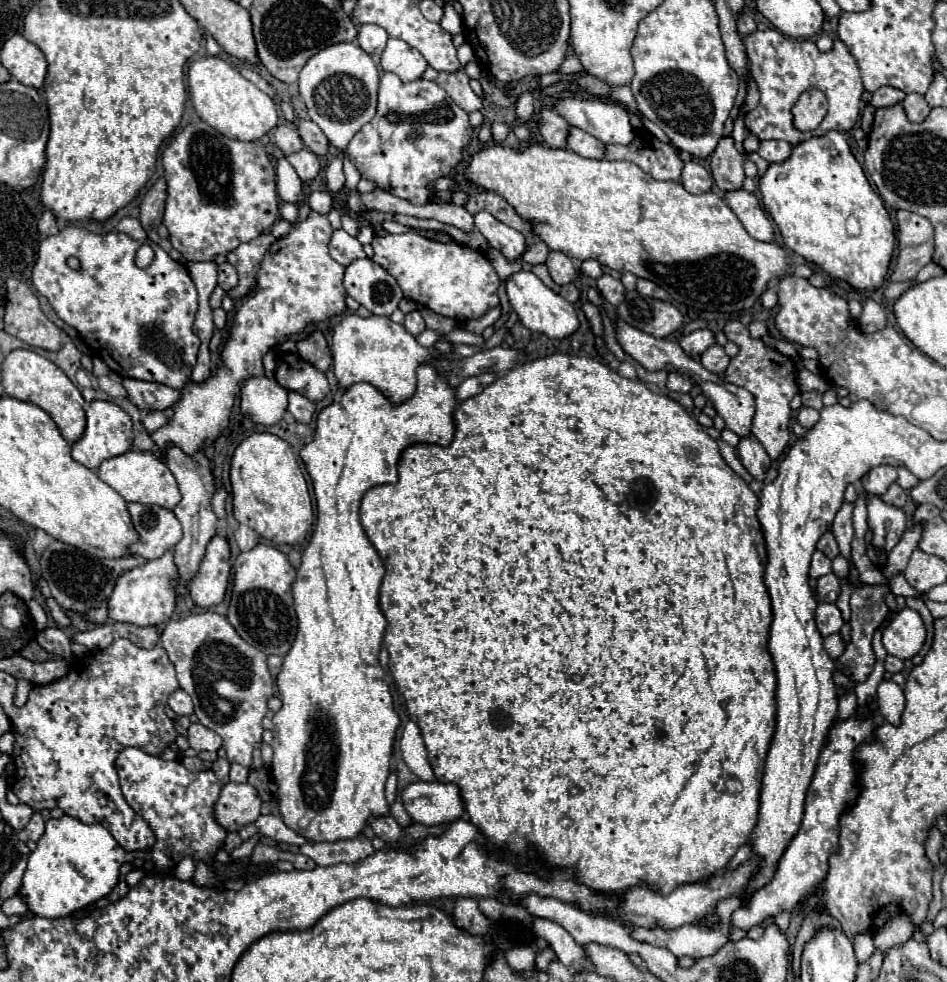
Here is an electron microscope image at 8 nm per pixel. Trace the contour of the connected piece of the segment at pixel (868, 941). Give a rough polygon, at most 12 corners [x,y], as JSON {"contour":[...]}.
{"contour":[[856,935],[854,951],[856,959],[862,963],[872,957],[874,943],[872,937]]}

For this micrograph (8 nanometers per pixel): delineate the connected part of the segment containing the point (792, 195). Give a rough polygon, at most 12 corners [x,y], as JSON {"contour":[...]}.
{"contour":[[840,131],[770,163],[788,249],[882,287],[894,225]]}

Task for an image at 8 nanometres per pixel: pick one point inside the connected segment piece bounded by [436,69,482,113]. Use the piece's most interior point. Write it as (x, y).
(456, 84)

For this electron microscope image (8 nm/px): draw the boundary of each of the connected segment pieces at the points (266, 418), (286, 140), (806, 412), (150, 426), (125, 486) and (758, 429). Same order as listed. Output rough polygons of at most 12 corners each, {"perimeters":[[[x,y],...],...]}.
{"perimeters":[[[248,377],[240,409],[254,423],[276,425],[288,391],[270,377]],[[294,123],[274,127],[274,143],[290,155],[304,147]],[[812,407],[798,411],[798,423],[804,429],[816,425],[820,413]],[[172,407],[150,411],[144,415],[144,427],[152,431],[160,429],[174,415]],[[152,451],[102,461],[98,477],[126,501],[174,509],[174,475]],[[746,325],[724,333],[740,349],[724,373],[754,395],[752,435],[776,461],[790,443],[794,363]]]}

